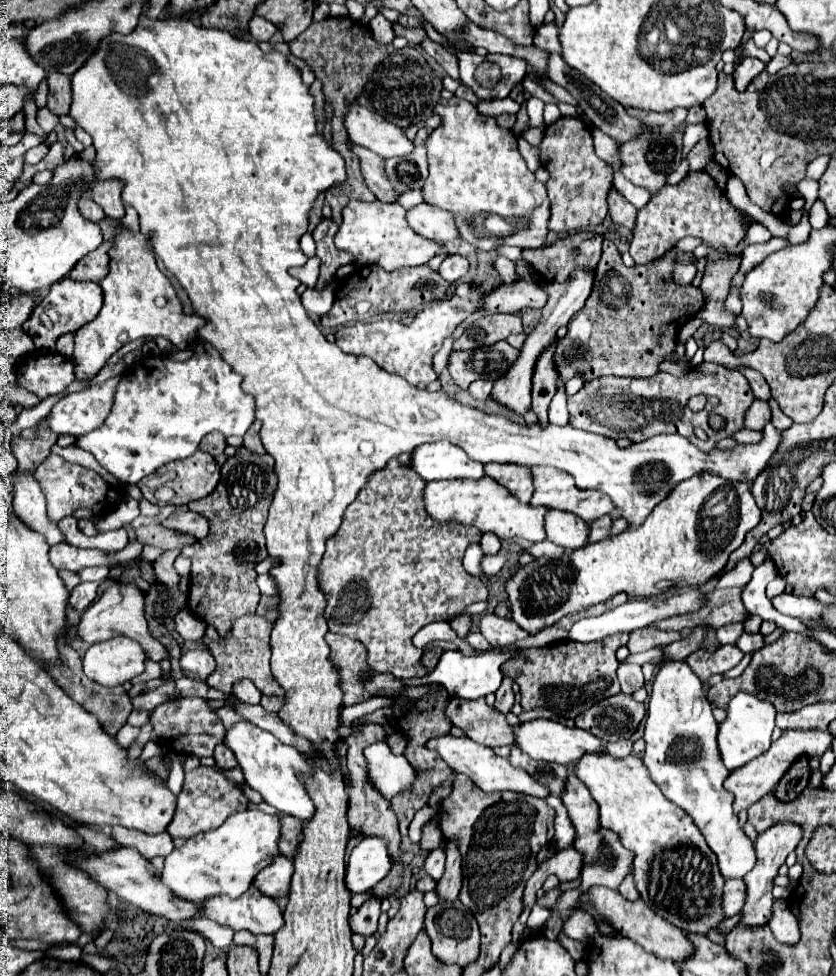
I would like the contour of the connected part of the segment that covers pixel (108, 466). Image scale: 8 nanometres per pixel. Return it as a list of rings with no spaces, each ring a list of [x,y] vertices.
[[[204,344],[204,350],[198,350],[186,362],[176,362],[168,354],[148,358],[144,356],[136,364],[132,364],[128,374],[124,372],[122,380],[118,382],[114,406],[106,416],[106,422],[98,430],[80,436],[76,444],[82,450],[92,452],[102,468],[108,470],[118,482],[138,484],[144,476],[152,474],[166,462],[192,456],[198,450],[200,440],[210,432],[222,432],[224,436],[244,436],[256,418],[254,398],[250,394],[244,394],[240,384],[242,376],[236,374],[232,366],[226,364],[210,344]]]

